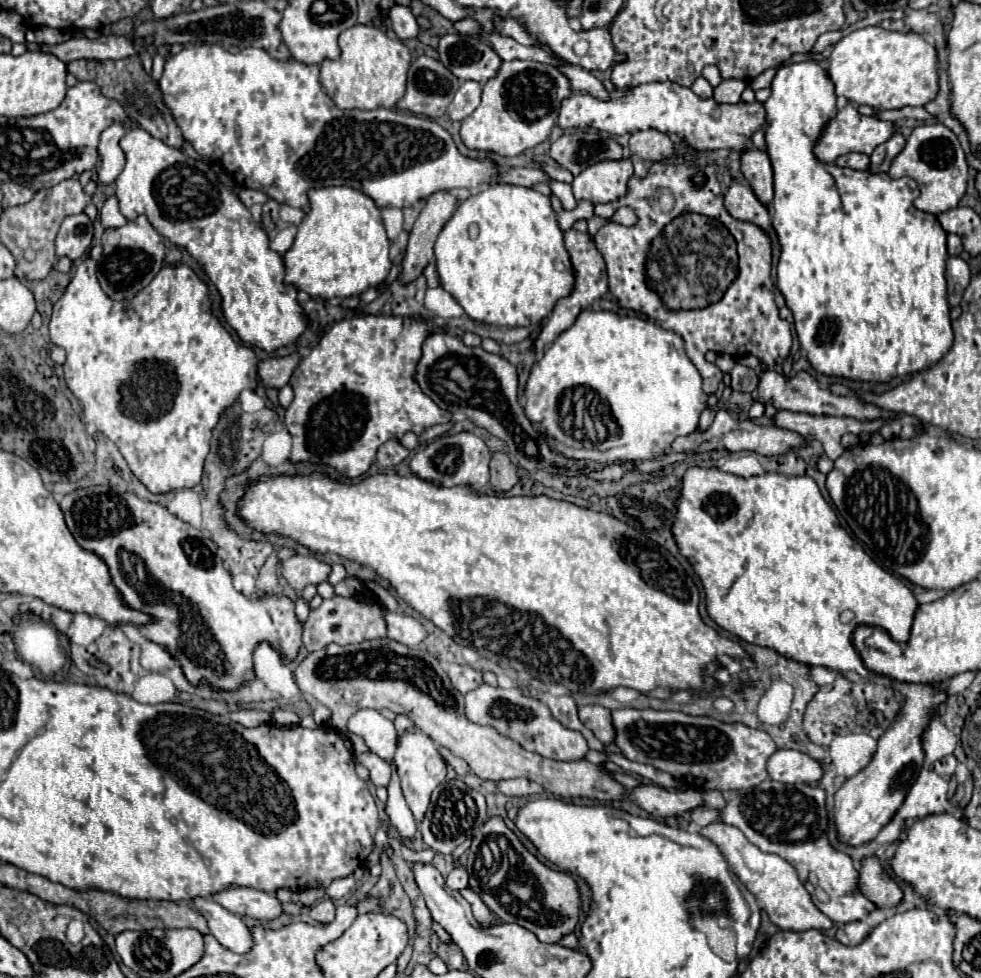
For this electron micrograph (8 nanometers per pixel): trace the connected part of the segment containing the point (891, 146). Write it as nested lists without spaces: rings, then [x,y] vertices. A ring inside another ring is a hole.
[[[896,133],[892,139],[888,139],[886,143],[878,145],[874,149],[874,153],[870,155],[870,171],[874,171],[874,173],[888,171],[892,161],[894,161],[894,157],[904,149],[904,143],[906,143],[904,135]]]

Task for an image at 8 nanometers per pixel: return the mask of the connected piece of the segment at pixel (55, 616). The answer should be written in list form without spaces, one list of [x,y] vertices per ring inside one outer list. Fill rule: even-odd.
[[[34,599],[32,603],[20,605],[20,613],[26,613],[26,611],[36,613],[36,615],[42,617],[44,621],[50,621],[50,623],[52,623],[58,631],[62,631],[62,633],[66,633],[68,625],[72,623],[72,613],[62,611],[62,609],[58,609],[58,607],[52,607],[52,605],[48,605],[48,603],[40,601],[40,599]]]

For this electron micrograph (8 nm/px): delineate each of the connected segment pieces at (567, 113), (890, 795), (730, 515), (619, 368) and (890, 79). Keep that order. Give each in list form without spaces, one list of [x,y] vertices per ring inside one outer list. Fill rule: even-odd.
[[[646,83],[638,85],[634,91],[612,91],[612,101],[600,101],[590,93],[572,93],[564,99],[560,107],[558,125],[568,127],[594,127],[598,131],[608,131],[612,135],[632,133],[640,129],[658,129],[662,133],[684,139],[694,149],[718,151],[718,149],[738,149],[744,151],[750,145],[750,135],[756,129],[766,127],[766,111],[762,103],[736,103],[718,105],[714,99],[700,99],[688,87],[676,83]]]
[[[894,683],[894,689],[906,697],[902,703],[900,721],[896,721],[896,725],[878,739],[878,749],[872,761],[856,777],[850,777],[834,795],[834,825],[838,839],[852,847],[872,841],[900,809],[924,763],[922,733],[928,721],[934,717],[930,709],[938,709],[948,697],[944,691],[936,691],[932,685]]]
[[[690,467],[682,477],[672,535],[680,553],[702,581],[710,619],[748,643],[770,647],[804,665],[824,665],[834,671],[856,671],[862,677],[872,677],[852,645],[852,631],[858,625],[876,625],[900,643],[906,643],[910,637],[918,607],[912,591],[900,579],[880,569],[852,541],[810,477],[764,473],[744,479],[716,467]],[[846,609],[854,613],[850,623],[840,621],[840,613]]]
[[[584,309],[580,317],[576,317],[574,325],[564,333],[560,333],[556,341],[552,341],[540,363],[532,367],[524,395],[526,395],[526,407],[524,407],[526,417],[532,423],[540,423],[540,432],[546,437],[552,451],[573,459],[595,460],[597,463],[604,463],[605,467],[610,467],[618,461],[648,461],[648,459],[662,457],[676,437],[688,435],[698,427],[698,417],[708,403],[708,395],[702,391],[702,377],[698,369],[692,365],[692,361],[688,361],[688,355],[684,351],[684,341],[678,333],[662,329],[652,321],[644,321],[638,317],[622,317],[612,311],[594,311],[594,309]]]
[[[880,25],[856,29],[834,43],[826,73],[836,87],[836,95],[846,97],[854,105],[870,105],[878,111],[906,105],[922,107],[938,93],[934,45],[924,35],[886,31]]]

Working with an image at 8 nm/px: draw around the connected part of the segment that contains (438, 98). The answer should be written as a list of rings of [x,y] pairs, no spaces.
[[[422,55],[410,65],[406,95],[396,103],[396,107],[436,119],[446,113],[458,87],[458,77],[454,77],[440,61]]]

